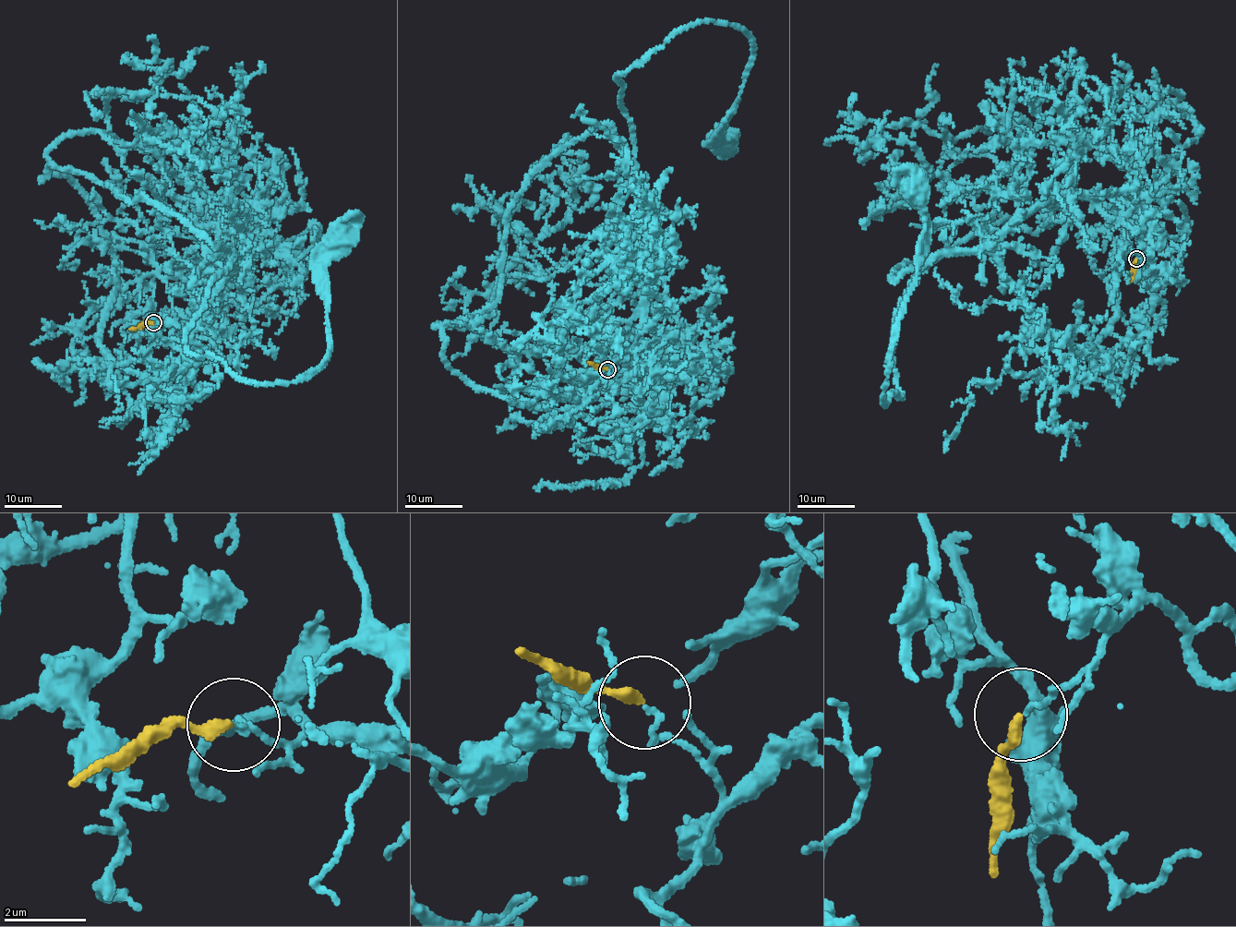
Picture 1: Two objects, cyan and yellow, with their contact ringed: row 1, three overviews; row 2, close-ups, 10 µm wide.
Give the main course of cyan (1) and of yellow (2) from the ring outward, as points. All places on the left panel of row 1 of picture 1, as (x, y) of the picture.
1: (153, 323), (193, 319), (236, 255), (185, 345), (296, 383), (323, 364), (326, 263), (346, 234)
2: (153, 323), (140, 323), (130, 331)

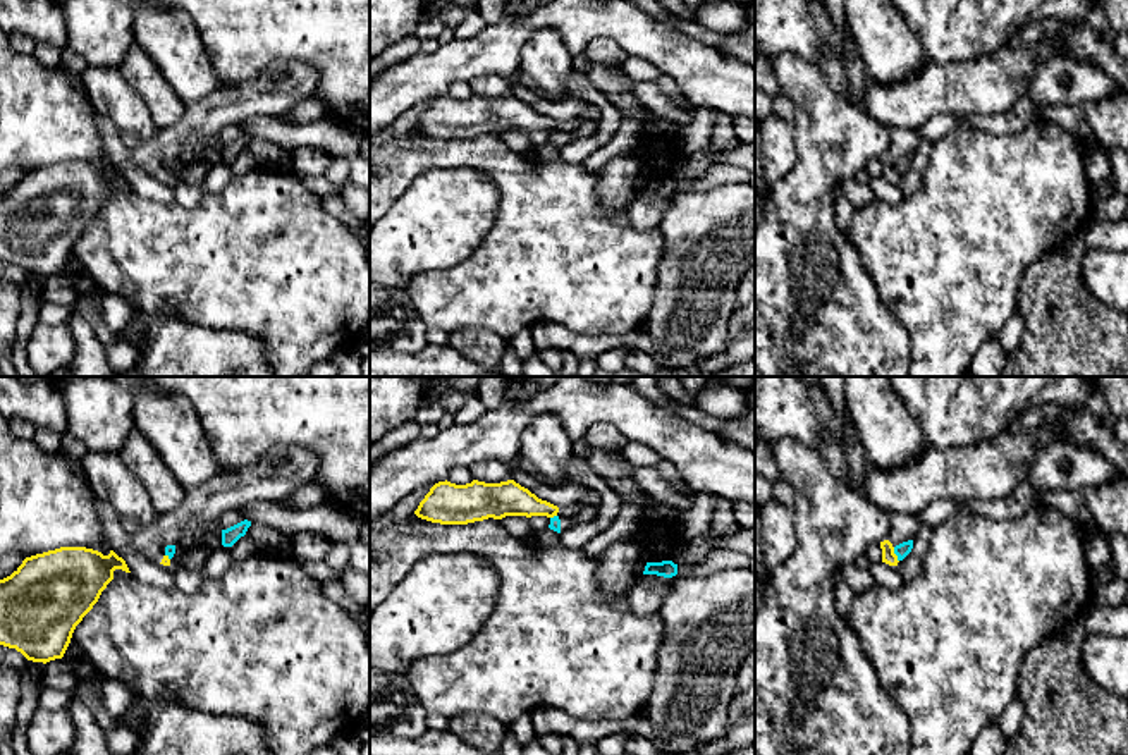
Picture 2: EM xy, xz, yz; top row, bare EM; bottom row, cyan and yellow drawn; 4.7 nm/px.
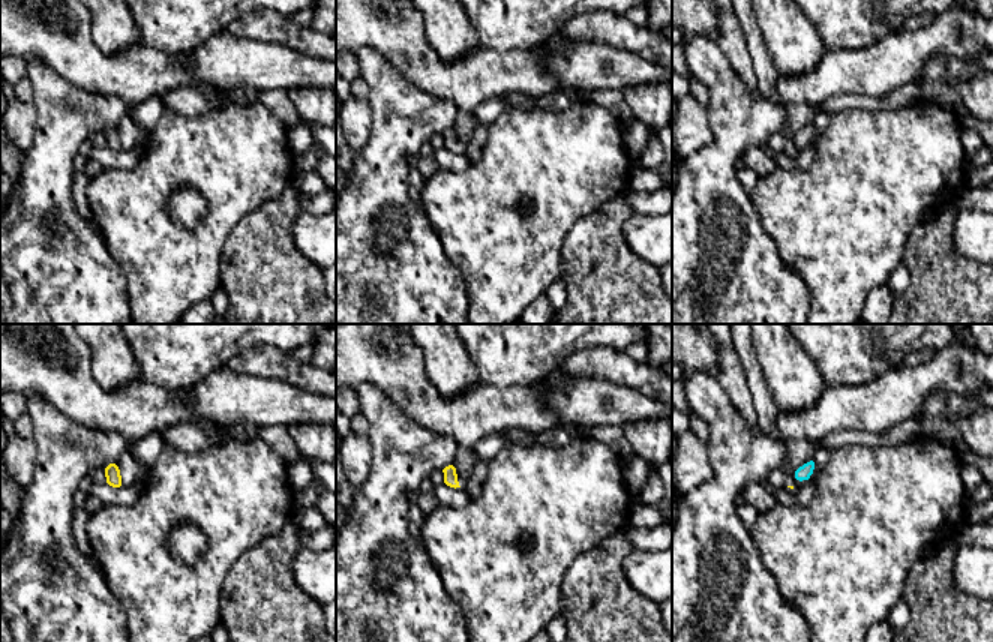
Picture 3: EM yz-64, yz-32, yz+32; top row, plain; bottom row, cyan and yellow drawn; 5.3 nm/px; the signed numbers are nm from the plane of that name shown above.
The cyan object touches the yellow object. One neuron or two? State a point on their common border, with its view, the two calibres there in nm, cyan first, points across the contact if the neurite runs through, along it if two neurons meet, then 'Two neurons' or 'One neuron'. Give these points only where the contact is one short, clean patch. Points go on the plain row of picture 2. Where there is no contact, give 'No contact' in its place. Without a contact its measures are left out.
Touches cyan at yz (895, 167). Thickness 70 nm (cyan) against 70 nm. Boundary: yz (893, 162), (898, 176). Two neurons

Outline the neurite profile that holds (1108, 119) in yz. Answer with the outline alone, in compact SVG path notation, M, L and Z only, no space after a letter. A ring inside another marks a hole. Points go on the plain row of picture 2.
M1128 91L1087 101L1080 108L1102 146L1128 150Z

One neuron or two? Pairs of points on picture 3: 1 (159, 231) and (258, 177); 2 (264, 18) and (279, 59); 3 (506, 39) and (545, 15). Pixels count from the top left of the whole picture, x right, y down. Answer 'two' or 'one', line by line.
1: one
2: two
3: one

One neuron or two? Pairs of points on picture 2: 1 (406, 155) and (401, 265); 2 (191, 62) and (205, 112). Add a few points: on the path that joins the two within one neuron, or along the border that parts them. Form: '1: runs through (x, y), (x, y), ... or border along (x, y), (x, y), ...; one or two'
1: border along (437, 169), (422, 172), (387, 212); two
2: border along (220, 85), (186, 107); two

